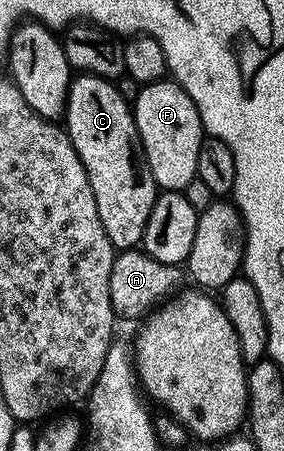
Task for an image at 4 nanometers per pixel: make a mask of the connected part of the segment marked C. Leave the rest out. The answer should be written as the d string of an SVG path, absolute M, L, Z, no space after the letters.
M78 74L70 83L64 129L72 140L72 148L76 148L76 156L80 156L80 164L84 164L84 172L88 172L88 184L92 184L92 196L96 196L96 212L100 212L100 224L104 224L108 240L112 240L115 251L135 249L142 241L148 216L152 216L152 204L156 204L160 191L142 154L142 141L131 103L124 100L111 79Z

